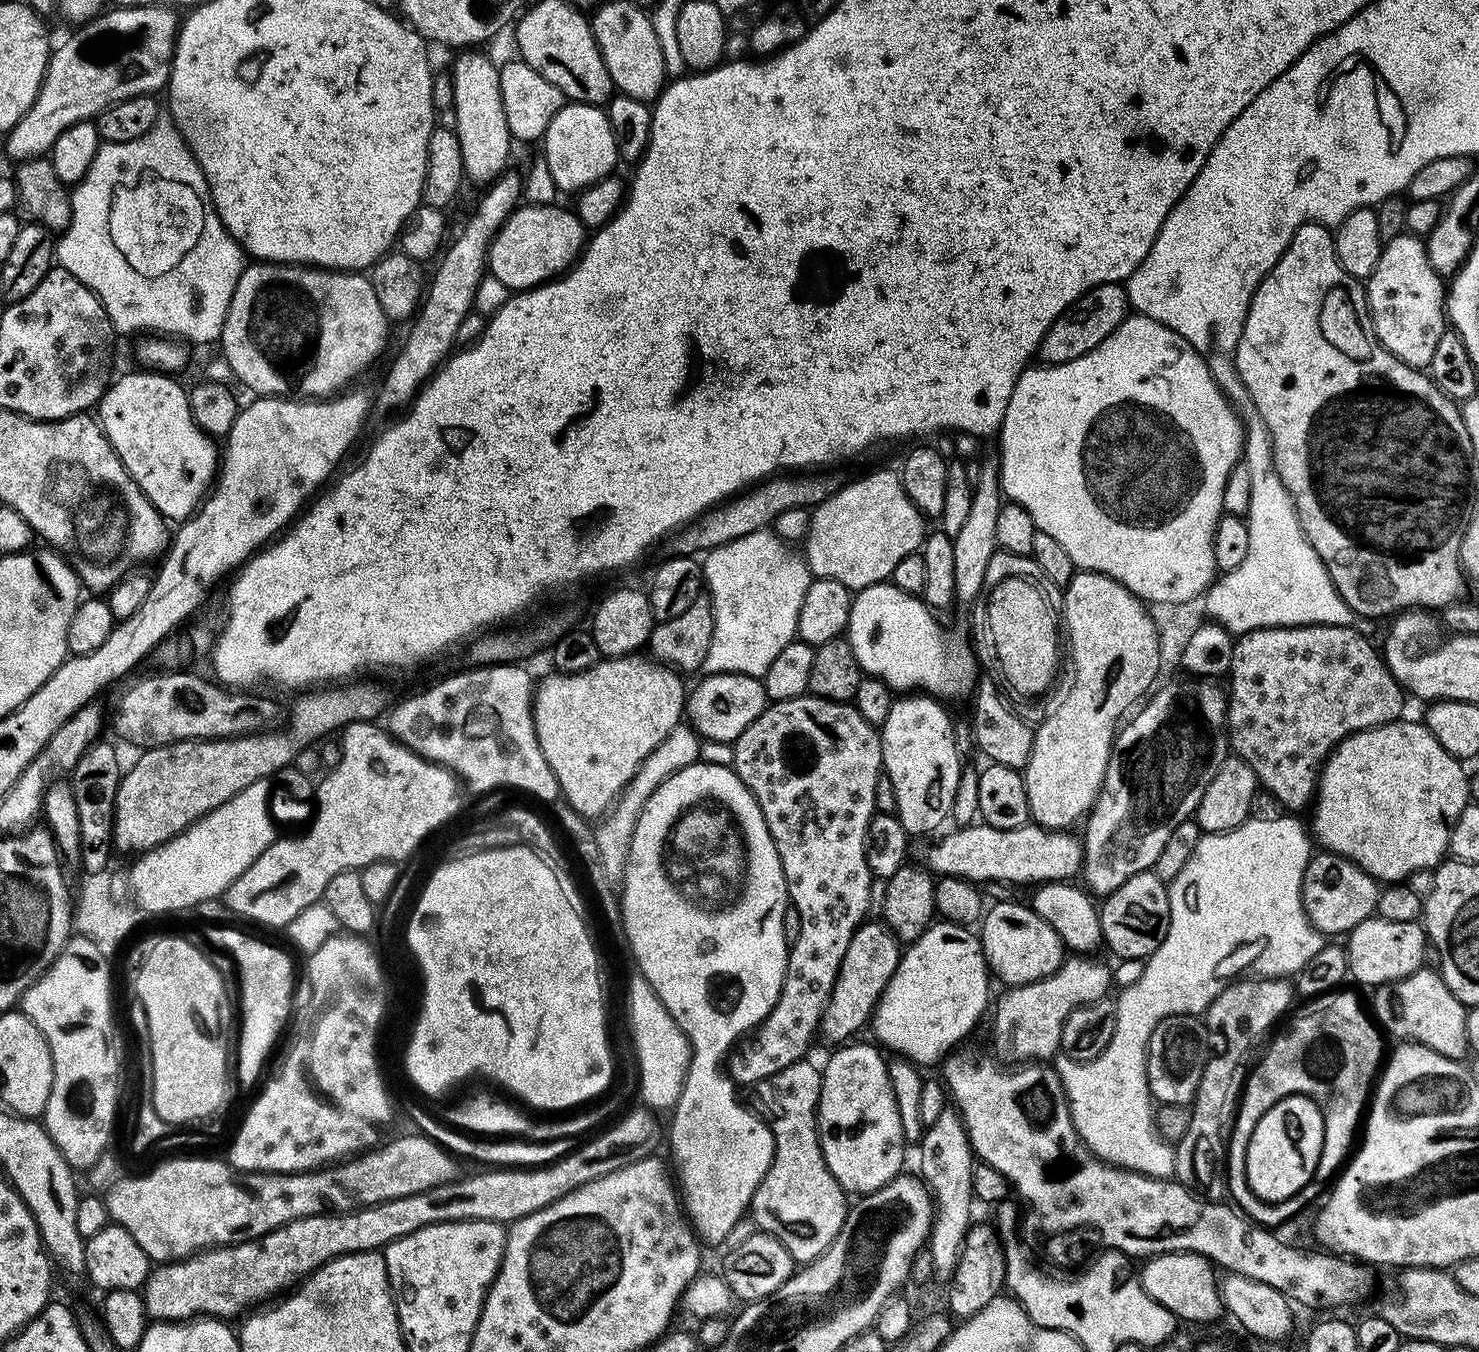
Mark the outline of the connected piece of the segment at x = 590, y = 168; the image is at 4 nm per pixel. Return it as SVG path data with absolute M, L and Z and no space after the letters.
M568 102L550 122L542 141L542 159L546 166L550 166L550 175L553 176L557 189L561 193L572 192L579 193L592 184L597 184L604 177L613 175L615 164L618 164L616 155L616 143L614 142L614 130L608 121L608 113L603 107L594 104L581 104L579 102Z

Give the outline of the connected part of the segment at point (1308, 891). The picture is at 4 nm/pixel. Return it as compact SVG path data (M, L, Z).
M1320 850L1308 861L1304 882L1302 884L1302 904L1308 920L1315 926L1316 931L1325 938L1340 938L1352 932L1358 922L1366 922L1377 911L1376 903L1382 891L1376 877L1372 876L1365 868L1360 868L1352 860L1339 856L1337 852Z

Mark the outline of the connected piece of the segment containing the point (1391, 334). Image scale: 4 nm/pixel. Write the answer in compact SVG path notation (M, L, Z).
M1401 234L1381 247L1378 266L1366 281L1368 312L1381 346L1412 368L1427 369L1446 331L1446 284L1430 266L1425 241Z

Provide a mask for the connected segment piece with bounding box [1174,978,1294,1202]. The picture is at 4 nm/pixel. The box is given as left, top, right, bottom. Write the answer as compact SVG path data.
M1240 978L1224 988L1222 994L1218 994L1218 998L1214 998L1214 1002L1210 1002L1206 1013L1206 1027L1210 1037L1211 1052L1208 1061L1204 1063L1202 1078L1198 1082L1196 1098L1191 1105L1190 1127L1186 1129L1184 1137L1175 1141L1174 1144L1176 1154L1175 1179L1182 1187L1189 1188L1200 1200L1220 1202L1225 1199L1226 1121L1236 1105L1239 1104L1242 1091L1242 1076L1239 1076L1236 1071L1239 1070L1244 1055L1251 1050L1252 1043L1291 1006L1292 996L1294 997L1294 988L1287 979Z

